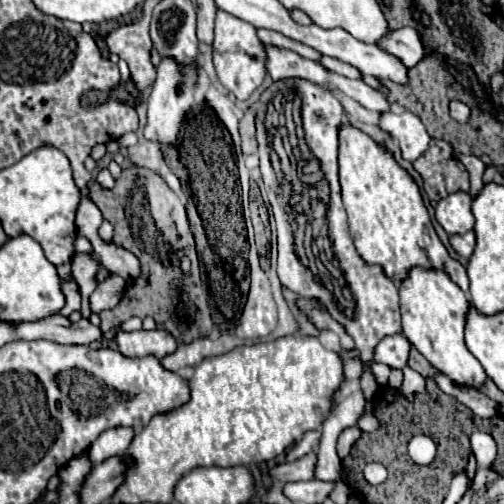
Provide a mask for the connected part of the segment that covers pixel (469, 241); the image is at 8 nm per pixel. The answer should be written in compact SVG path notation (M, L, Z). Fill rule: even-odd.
M468 231L464 235L452 235L452 241L450 245L454 247L454 251L460 255L460 257L470 257L472 251L474 251L474 233Z

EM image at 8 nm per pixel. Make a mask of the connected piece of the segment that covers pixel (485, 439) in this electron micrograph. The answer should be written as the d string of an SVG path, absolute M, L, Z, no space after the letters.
M473 433L470 436L470 446L478 467L492 467L496 459L496 441L490 434Z

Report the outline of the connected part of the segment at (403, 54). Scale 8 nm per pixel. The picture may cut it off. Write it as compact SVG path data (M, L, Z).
M402 27L392 31L390 35L386 35L386 39L382 39L380 47L402 59L406 67L414 67L426 57L426 47L414 27Z

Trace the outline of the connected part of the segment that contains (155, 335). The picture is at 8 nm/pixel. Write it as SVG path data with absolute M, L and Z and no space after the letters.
M118 329L112 337L118 351L126 357L144 357L154 355L158 359L164 359L166 355L174 353L178 349L178 341L164 329L152 329L152 331L122 331Z

